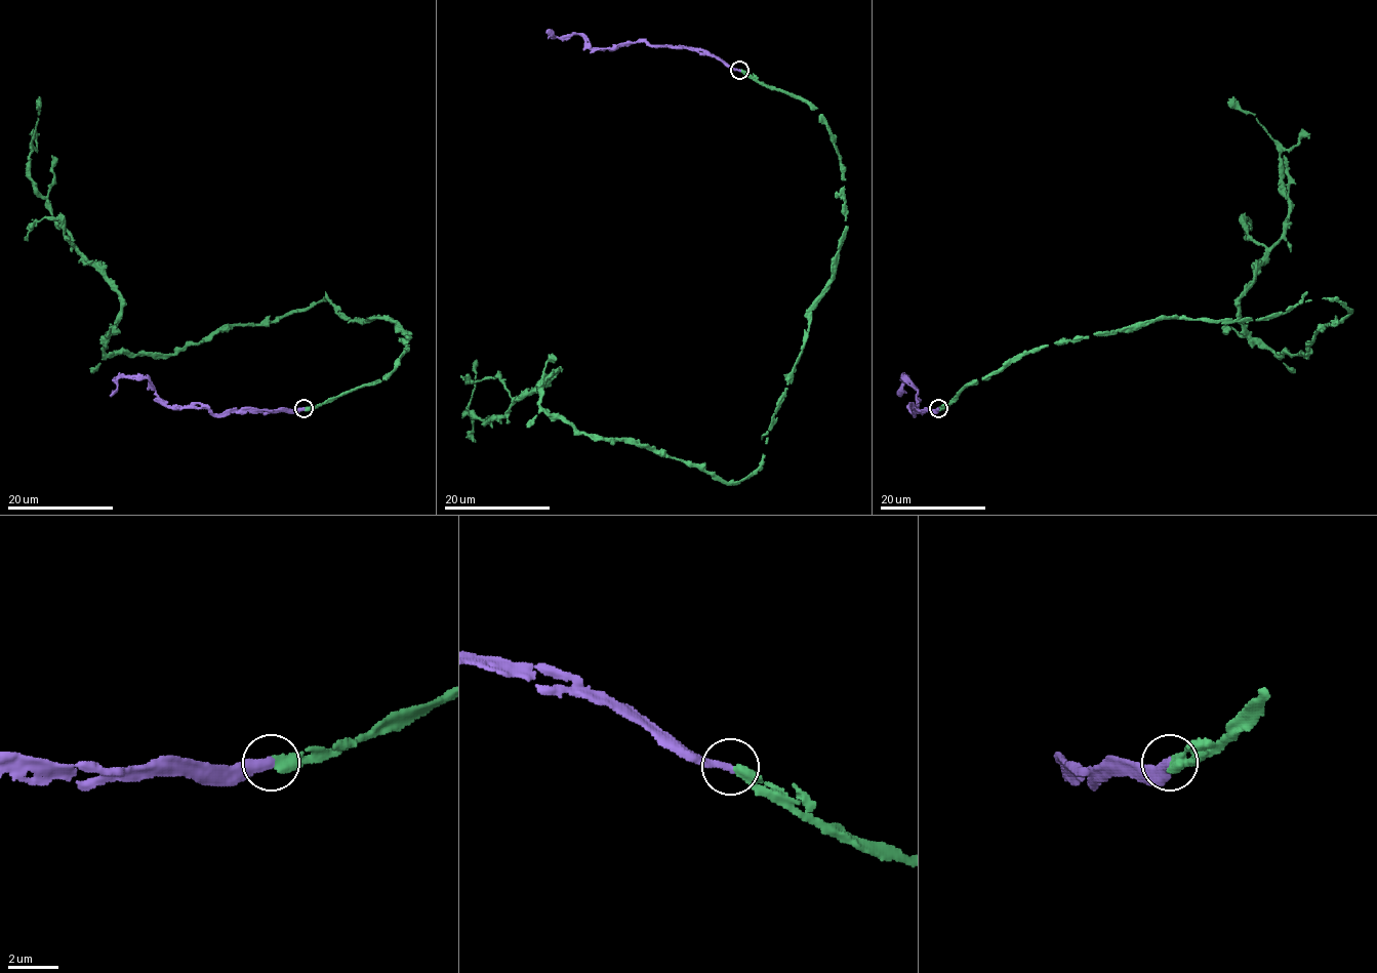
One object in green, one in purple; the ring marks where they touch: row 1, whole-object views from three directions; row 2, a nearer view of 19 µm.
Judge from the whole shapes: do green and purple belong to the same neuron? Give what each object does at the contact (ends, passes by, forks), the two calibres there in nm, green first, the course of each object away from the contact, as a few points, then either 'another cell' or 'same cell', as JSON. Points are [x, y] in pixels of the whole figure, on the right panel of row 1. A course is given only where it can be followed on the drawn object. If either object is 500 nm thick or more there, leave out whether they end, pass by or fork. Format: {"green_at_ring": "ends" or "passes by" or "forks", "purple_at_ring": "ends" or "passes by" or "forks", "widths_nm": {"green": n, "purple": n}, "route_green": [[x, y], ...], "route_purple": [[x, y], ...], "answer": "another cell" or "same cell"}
{"green_at_ring": "ends", "purple_at_ring": "ends", "widths_nm": {"green": 440, "purple": 320}, "route_green": [[937, 409], [1093, 333], [1322, 298], [1346, 317], [1305, 354], [1244, 324], [1289, 202], [1280, 145], [1227, 102]], "route_purple": [[937, 409], [914, 414], [909, 408], [917, 406], [917, 390], [904, 377], [898, 396]], "answer": "same cell"}

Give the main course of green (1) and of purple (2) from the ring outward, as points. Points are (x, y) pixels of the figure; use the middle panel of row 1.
1: (740, 70), (807, 99), (844, 180), (763, 462), (580, 434), (557, 371), (474, 416), (476, 360)
2: (740, 70), (704, 51), (649, 46), (644, 42), (591, 48), (577, 34), (557, 37), (545, 30)

